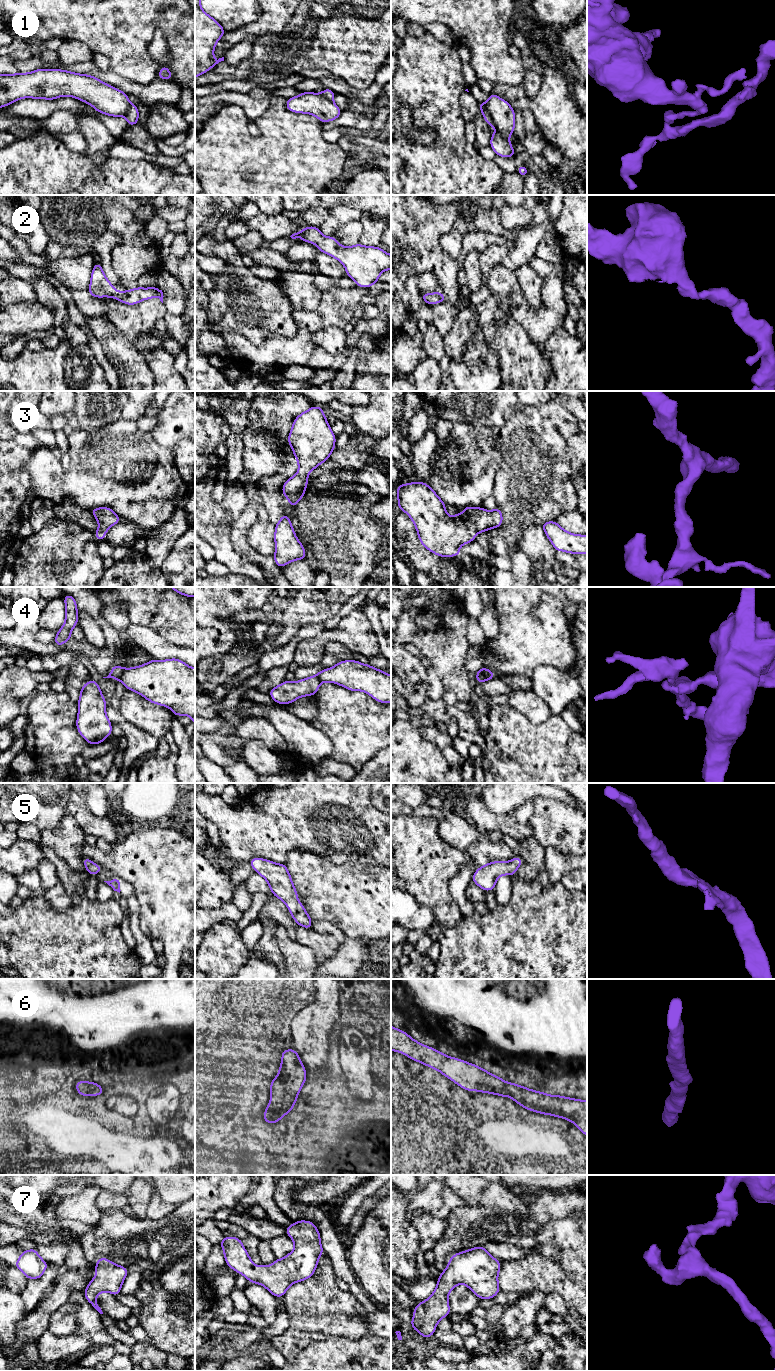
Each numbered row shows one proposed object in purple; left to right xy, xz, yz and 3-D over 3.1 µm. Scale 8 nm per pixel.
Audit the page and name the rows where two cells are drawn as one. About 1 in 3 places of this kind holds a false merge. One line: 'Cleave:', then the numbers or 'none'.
Cleave: 1, 4

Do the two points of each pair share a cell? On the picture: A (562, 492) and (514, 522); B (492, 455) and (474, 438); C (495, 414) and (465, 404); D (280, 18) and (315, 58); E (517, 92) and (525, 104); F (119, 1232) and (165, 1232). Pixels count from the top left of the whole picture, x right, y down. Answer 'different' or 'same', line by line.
A: same
B: same
C: same
D: different
E: different
F: same

